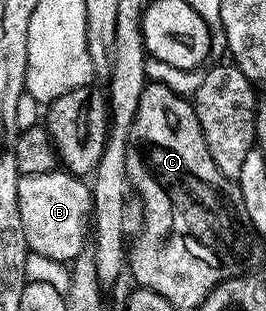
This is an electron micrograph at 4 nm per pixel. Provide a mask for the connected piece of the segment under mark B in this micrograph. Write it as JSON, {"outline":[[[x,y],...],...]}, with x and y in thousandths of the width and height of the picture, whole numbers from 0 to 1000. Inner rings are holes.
{"outline":[[[248,550],[75,566],[64,666],[79,666],[79,717],[94,727],[94,781],[113,810],[267,846],[331,785],[350,637],[346,598],[316,572]]]}

